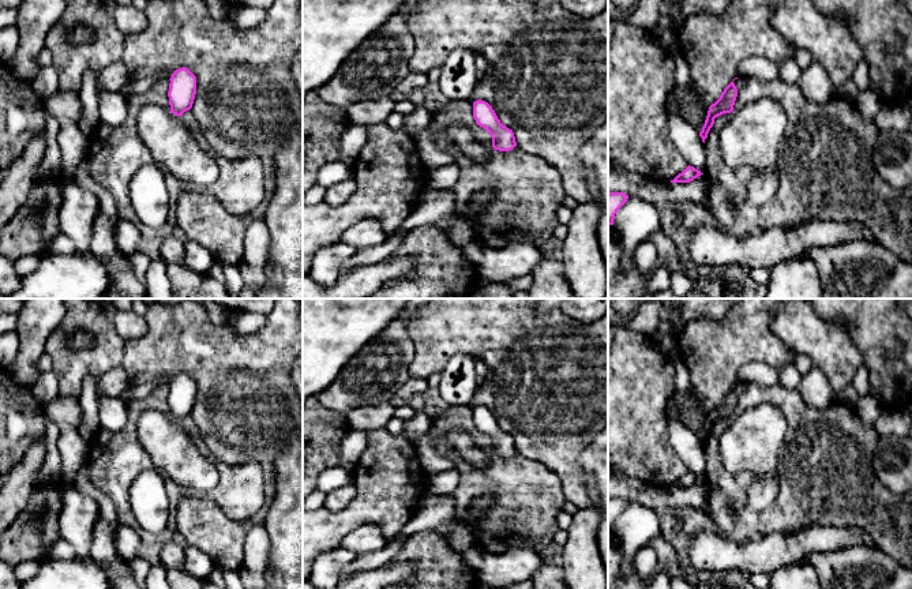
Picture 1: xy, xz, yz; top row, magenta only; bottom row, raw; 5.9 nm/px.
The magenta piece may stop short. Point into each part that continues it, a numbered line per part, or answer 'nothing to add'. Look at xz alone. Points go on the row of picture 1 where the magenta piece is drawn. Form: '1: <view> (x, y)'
nothing to add

